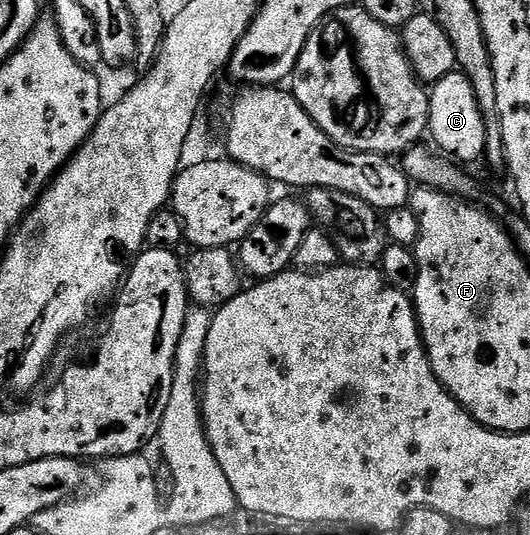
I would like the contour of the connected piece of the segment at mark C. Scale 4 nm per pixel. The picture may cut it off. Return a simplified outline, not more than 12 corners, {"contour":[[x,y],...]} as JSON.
{"contour":[[460,71],[432,82],[432,144],[458,162],[485,157],[485,116]]}

